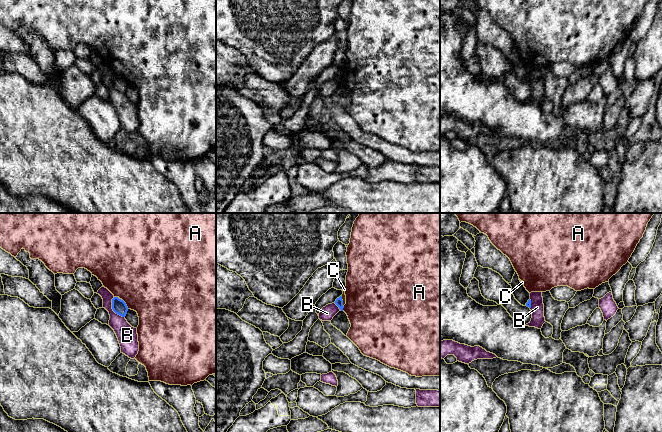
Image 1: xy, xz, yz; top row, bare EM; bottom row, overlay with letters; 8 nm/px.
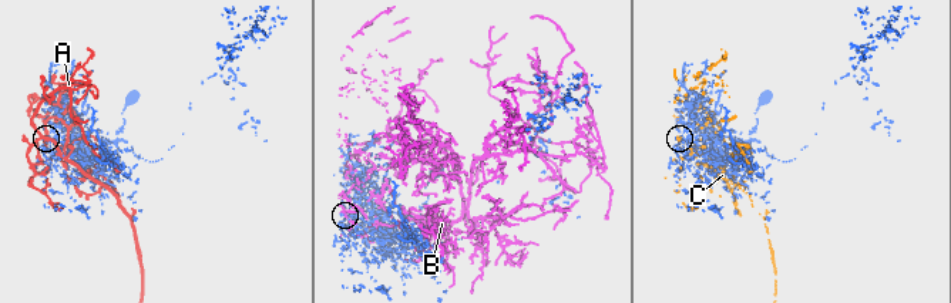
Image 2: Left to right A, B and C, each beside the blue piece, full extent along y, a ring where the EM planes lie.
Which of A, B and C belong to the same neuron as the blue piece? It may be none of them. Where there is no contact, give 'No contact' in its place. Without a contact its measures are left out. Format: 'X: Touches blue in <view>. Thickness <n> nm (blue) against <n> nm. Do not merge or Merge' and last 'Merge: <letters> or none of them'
A: Touches blue in xy. Thickness 110 nm (blue) against 480 nm. Do not merge
B: Touches blue in xy. Thickness 110 nm (blue) against 160 nm. Do not merge
C: Touches blue in xz. Thickness 60 nm (blue) against 30 nm. Do not merge
Merge: none of them

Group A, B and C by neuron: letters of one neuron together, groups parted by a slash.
A C / B

